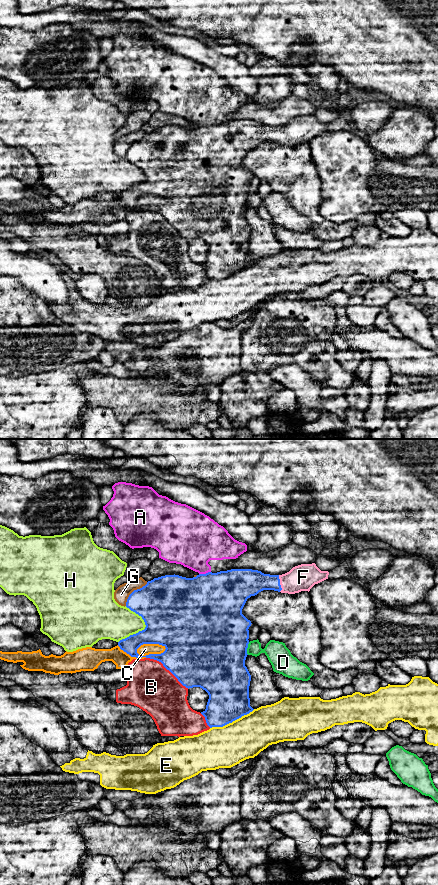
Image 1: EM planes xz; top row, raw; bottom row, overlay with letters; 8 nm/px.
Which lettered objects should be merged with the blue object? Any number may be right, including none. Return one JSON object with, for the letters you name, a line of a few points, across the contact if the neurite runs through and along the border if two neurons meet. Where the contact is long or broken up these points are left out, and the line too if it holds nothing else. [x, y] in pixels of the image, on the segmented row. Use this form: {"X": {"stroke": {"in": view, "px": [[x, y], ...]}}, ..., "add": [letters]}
{"F": {"stroke": {"in": "xz", "px": [[248, 582], [279, 583], [289, 583], [303, 577]]}}, "add": ["F"]}

